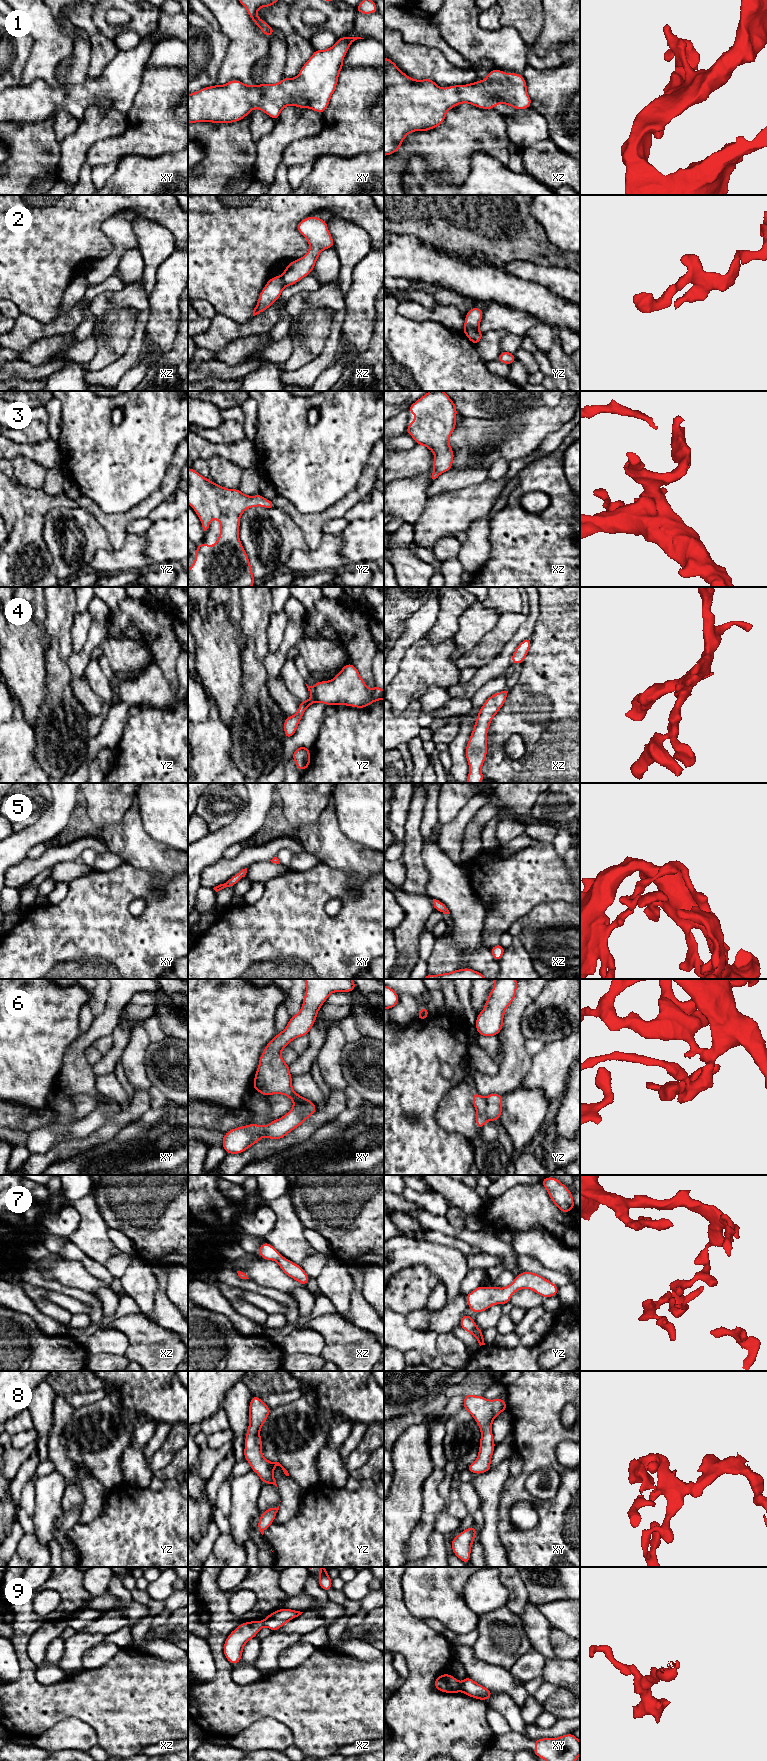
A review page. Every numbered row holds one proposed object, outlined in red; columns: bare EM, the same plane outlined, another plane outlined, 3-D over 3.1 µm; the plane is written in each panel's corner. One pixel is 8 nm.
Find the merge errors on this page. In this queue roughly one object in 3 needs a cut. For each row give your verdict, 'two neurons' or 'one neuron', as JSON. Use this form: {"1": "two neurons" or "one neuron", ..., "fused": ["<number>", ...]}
{"1": "one neuron", "2": "two neurons", "3": "one neuron", "4": "one neuron", "5": "one neuron", "6": "two neurons", "7": "one neuron", "8": "one neuron", "9": "one neuron", "fused": ["2", "6"]}

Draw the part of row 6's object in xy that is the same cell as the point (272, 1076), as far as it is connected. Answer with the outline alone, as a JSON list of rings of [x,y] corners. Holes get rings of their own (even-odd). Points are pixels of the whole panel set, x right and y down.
[[[304,979],[307,989],[300,1012],[292,1016],[286,1028],[264,1048],[259,1059],[253,1089],[264,1096],[282,1094],[298,1104],[298,1112],[308,1117],[317,1111],[313,1102],[298,1095],[292,1088],[289,1065],[282,1059],[282,1050],[297,1037],[307,1036],[317,1013],[333,992],[352,992],[356,984],[352,979]]]

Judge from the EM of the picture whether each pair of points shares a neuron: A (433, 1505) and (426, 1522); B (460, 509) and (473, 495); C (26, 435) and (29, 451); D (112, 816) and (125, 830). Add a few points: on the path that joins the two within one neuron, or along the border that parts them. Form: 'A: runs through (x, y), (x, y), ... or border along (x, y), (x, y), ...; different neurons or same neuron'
A: border along (423, 1512), (435, 1515); different neurons
B: runs through (463, 506), (471, 498); same neuron
C: border along (50, 438), (35, 443), (16, 443), (10, 439); different neurons
D: border along (133, 804), (119, 822), (110, 825), (102, 834); different neurons

